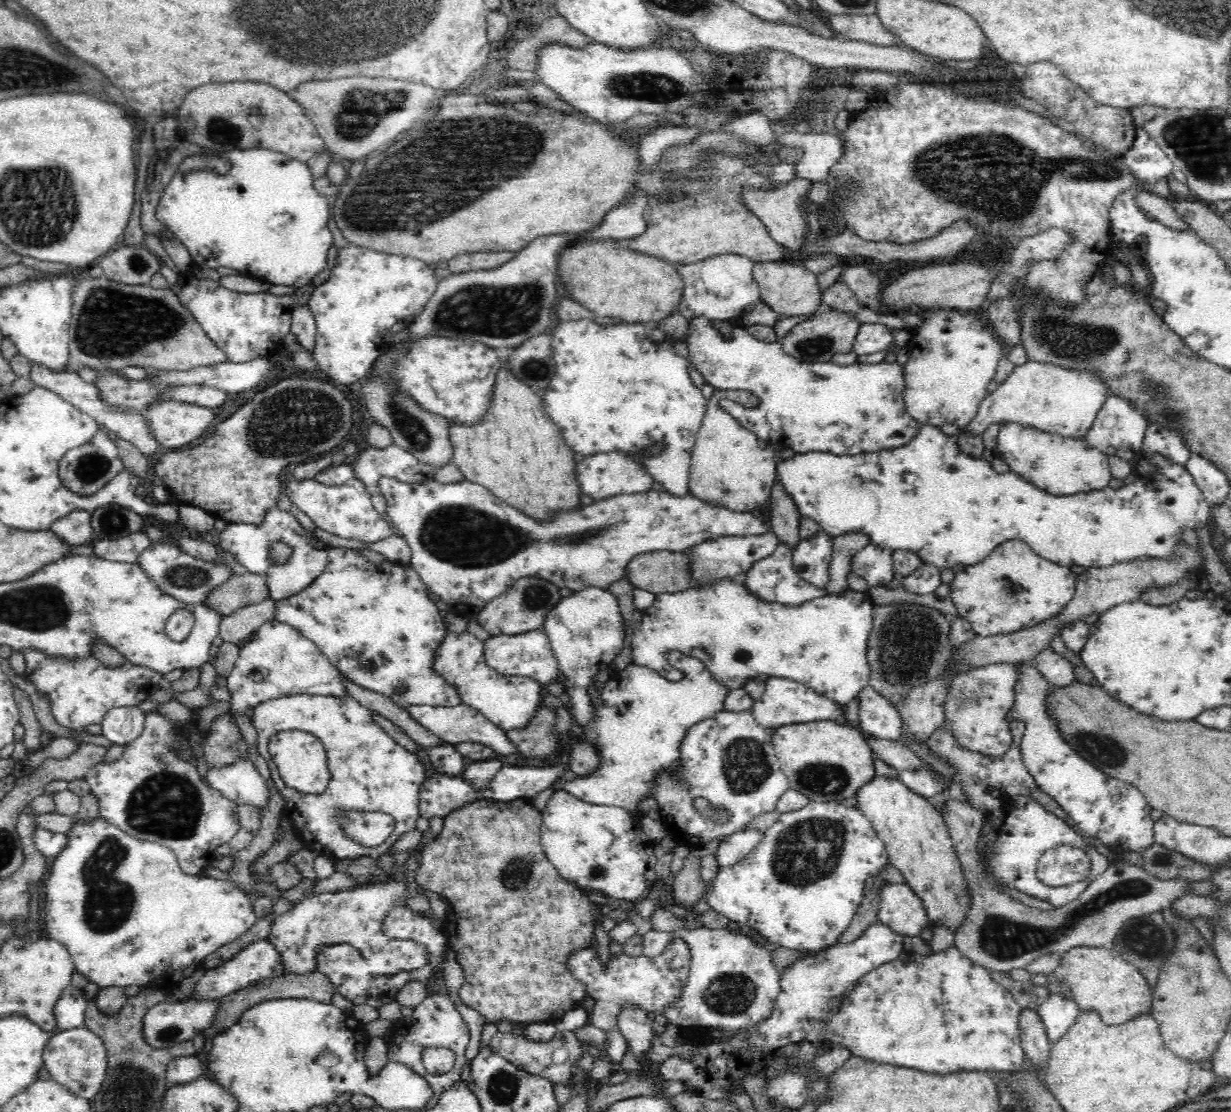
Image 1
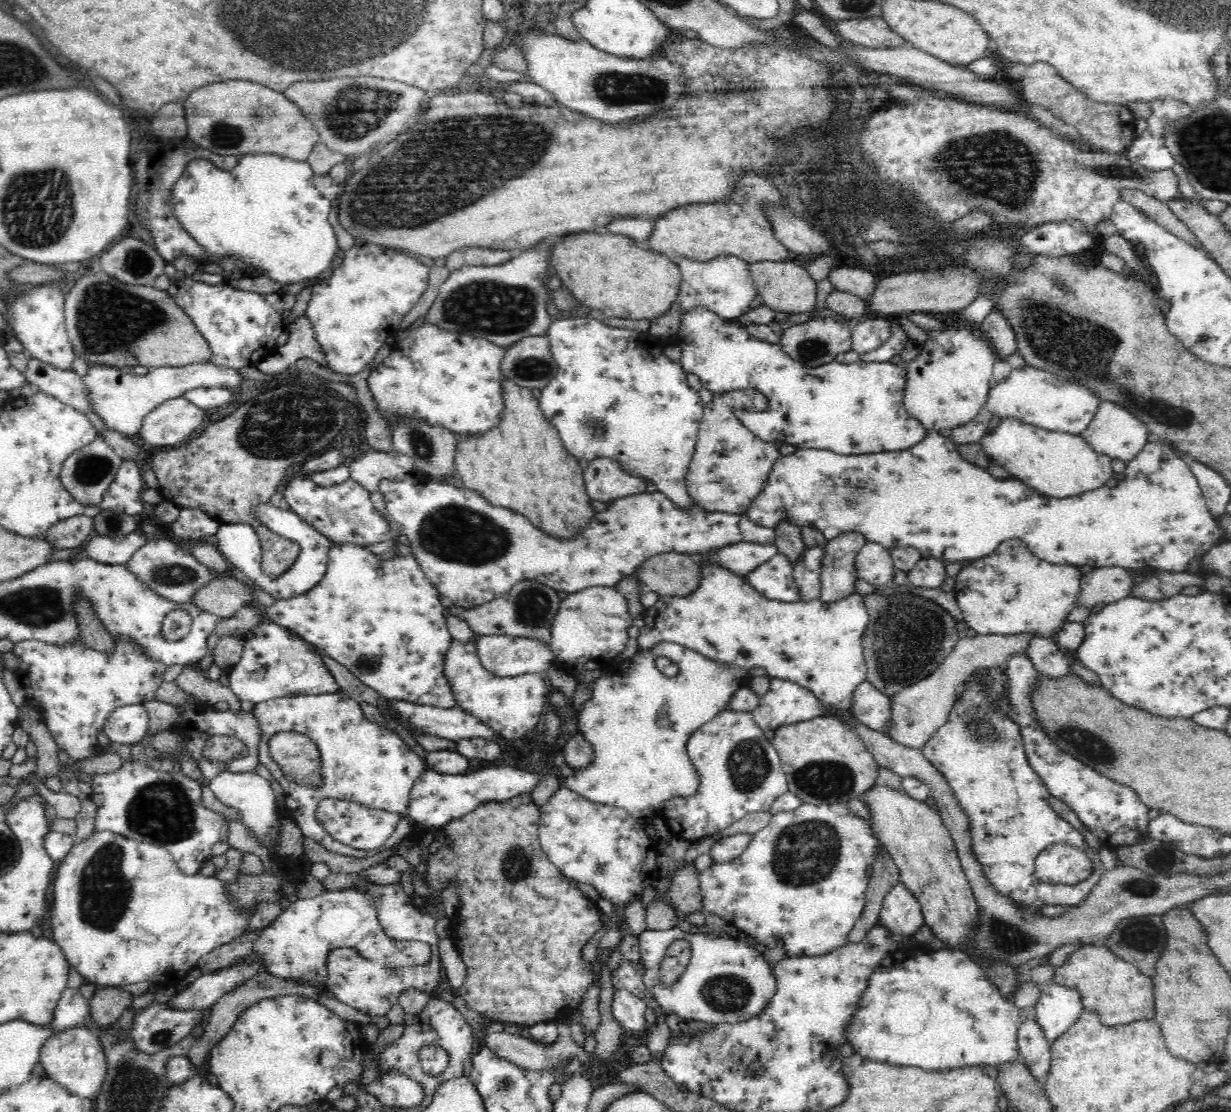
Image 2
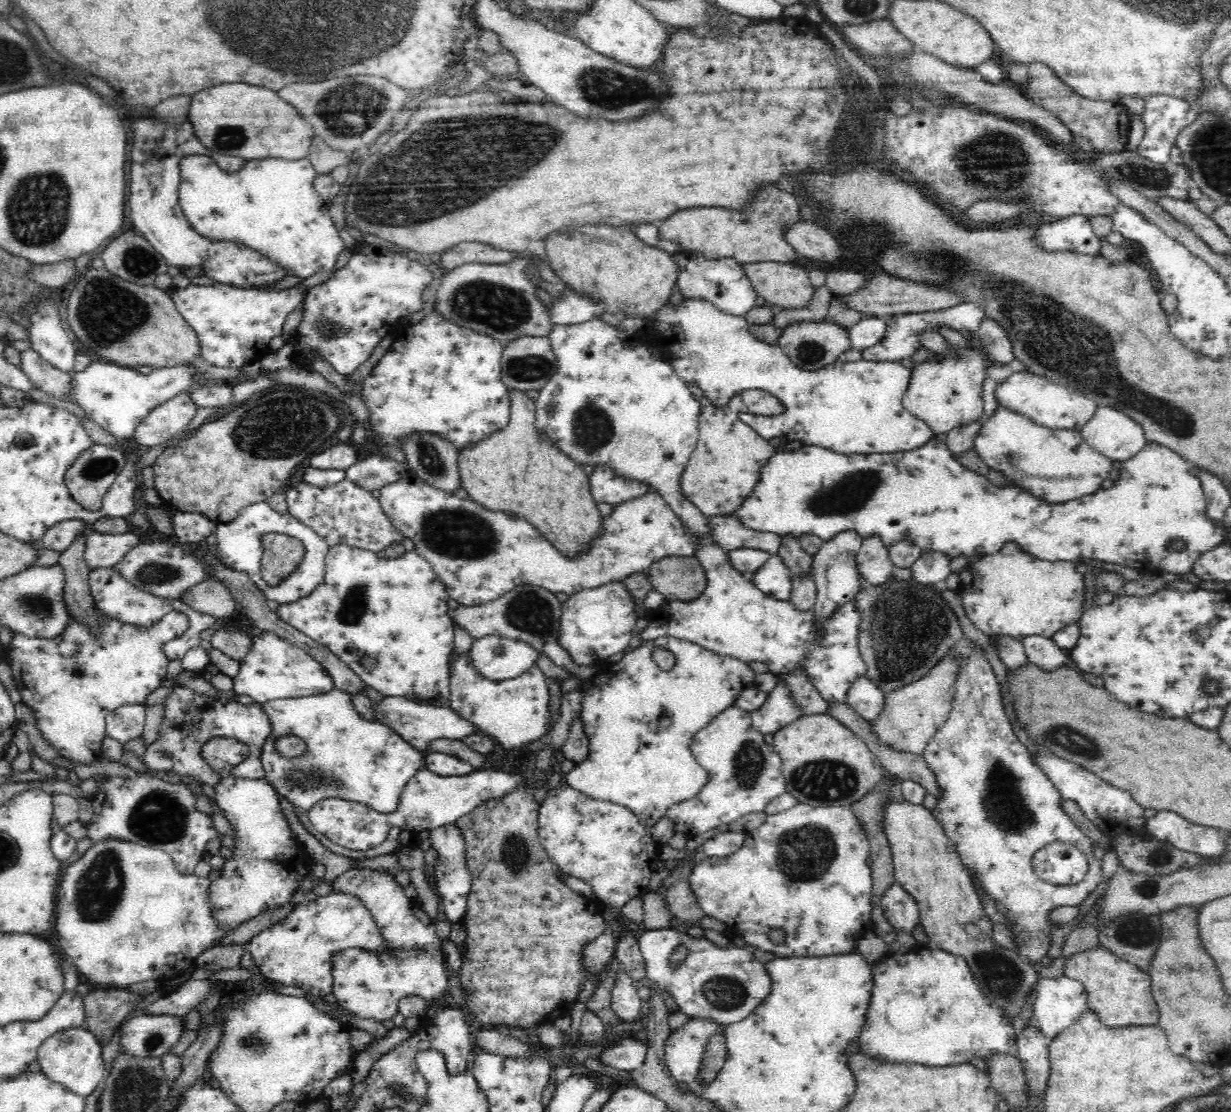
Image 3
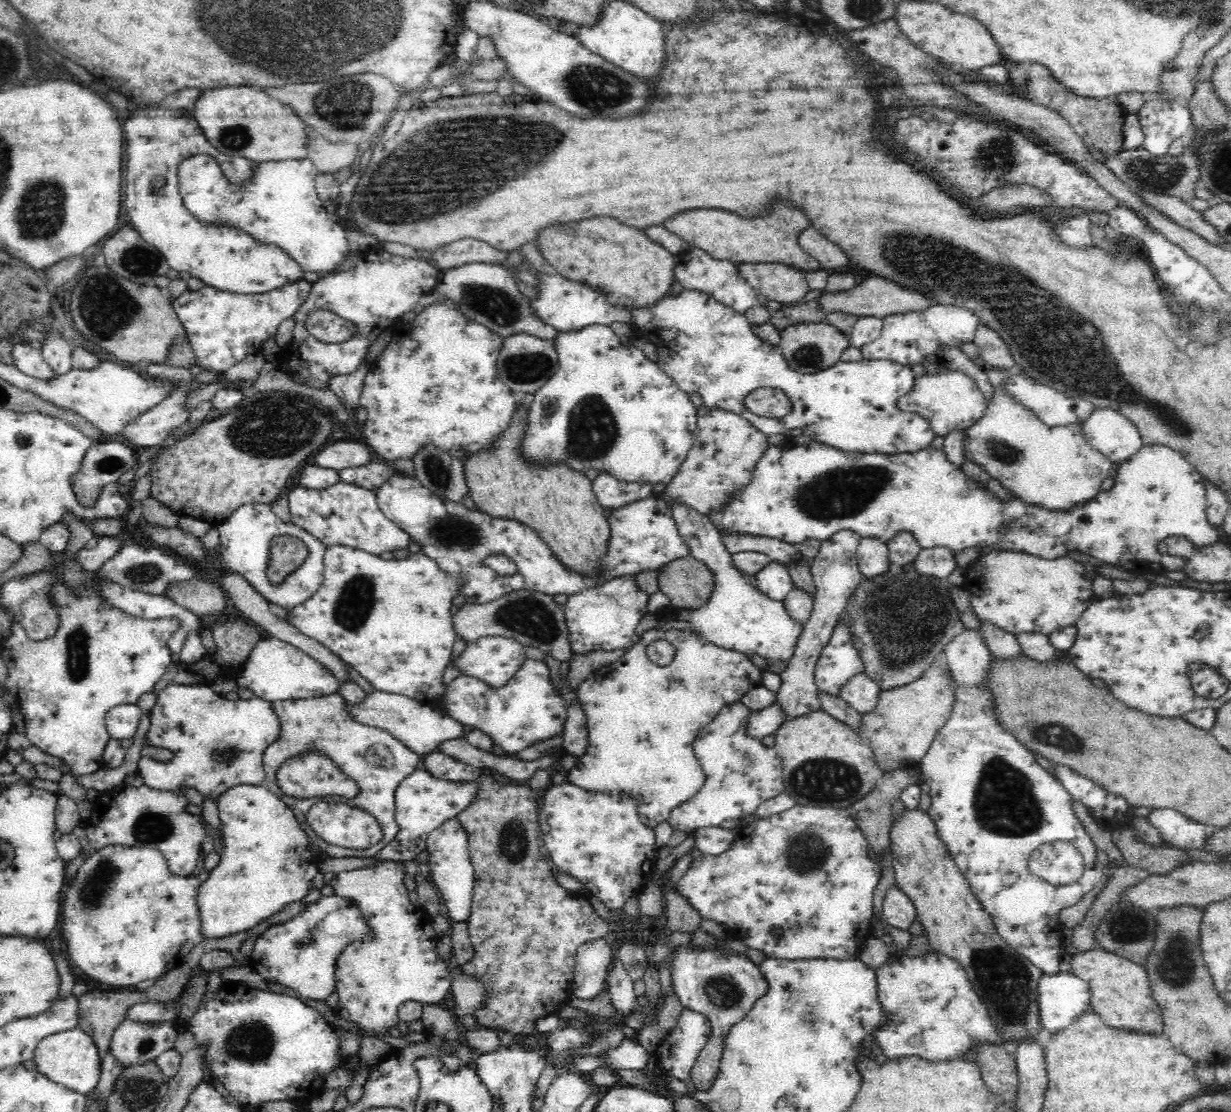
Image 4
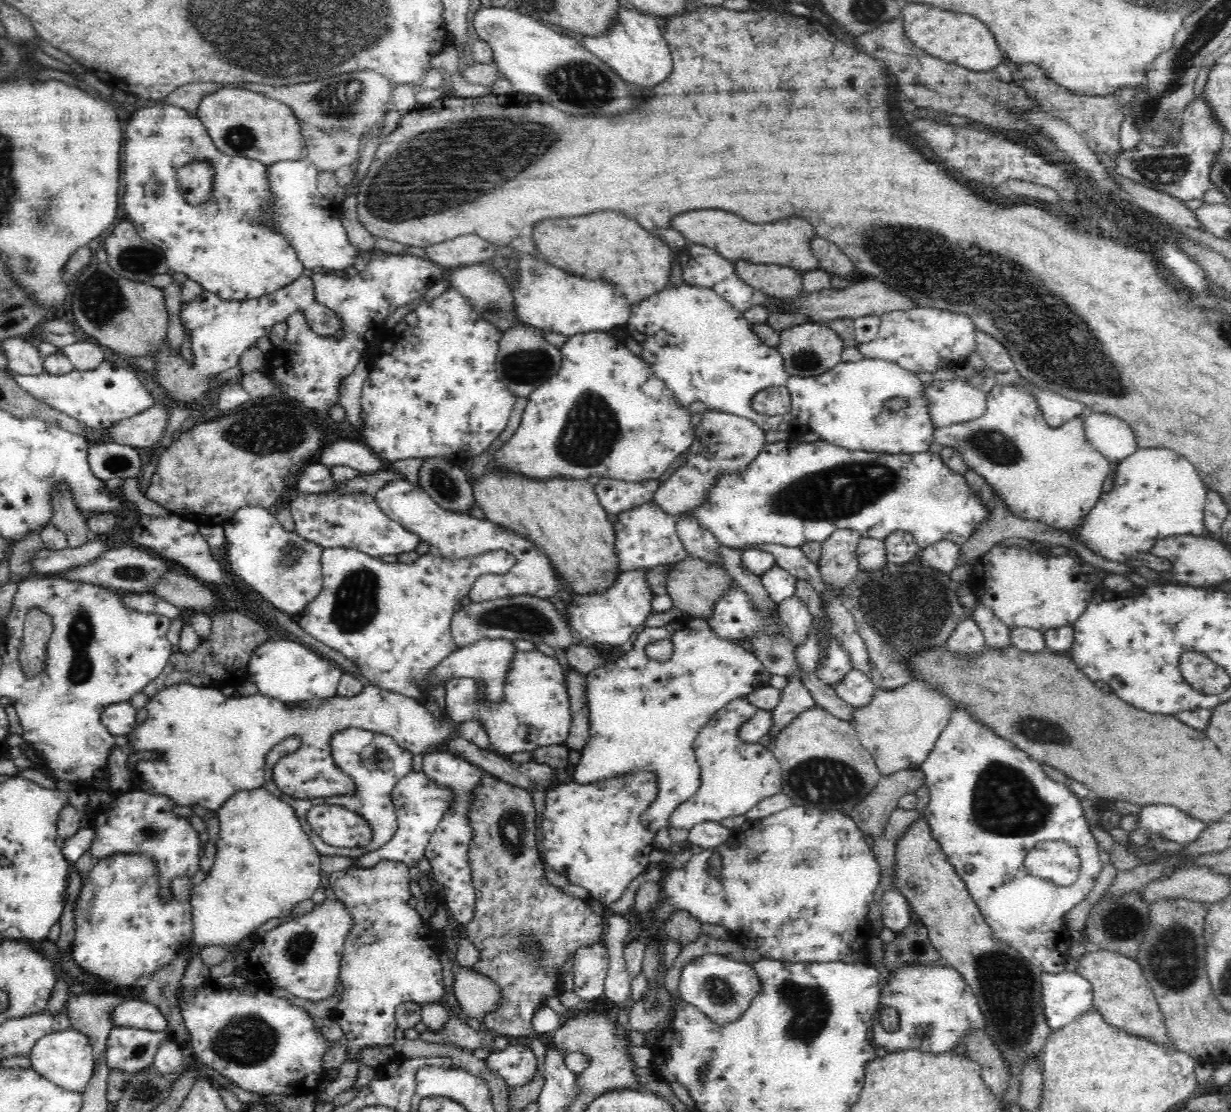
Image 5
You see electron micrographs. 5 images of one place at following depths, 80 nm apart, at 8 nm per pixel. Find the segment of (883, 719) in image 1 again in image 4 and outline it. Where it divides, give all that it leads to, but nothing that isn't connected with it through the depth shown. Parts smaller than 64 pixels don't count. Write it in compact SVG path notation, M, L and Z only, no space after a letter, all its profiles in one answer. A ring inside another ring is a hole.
M860 672L860 674L854 674L842 686L839 697L852 708L855 708L861 715L864 715L876 708L878 696L882 691L877 682L870 680L865 672Z

